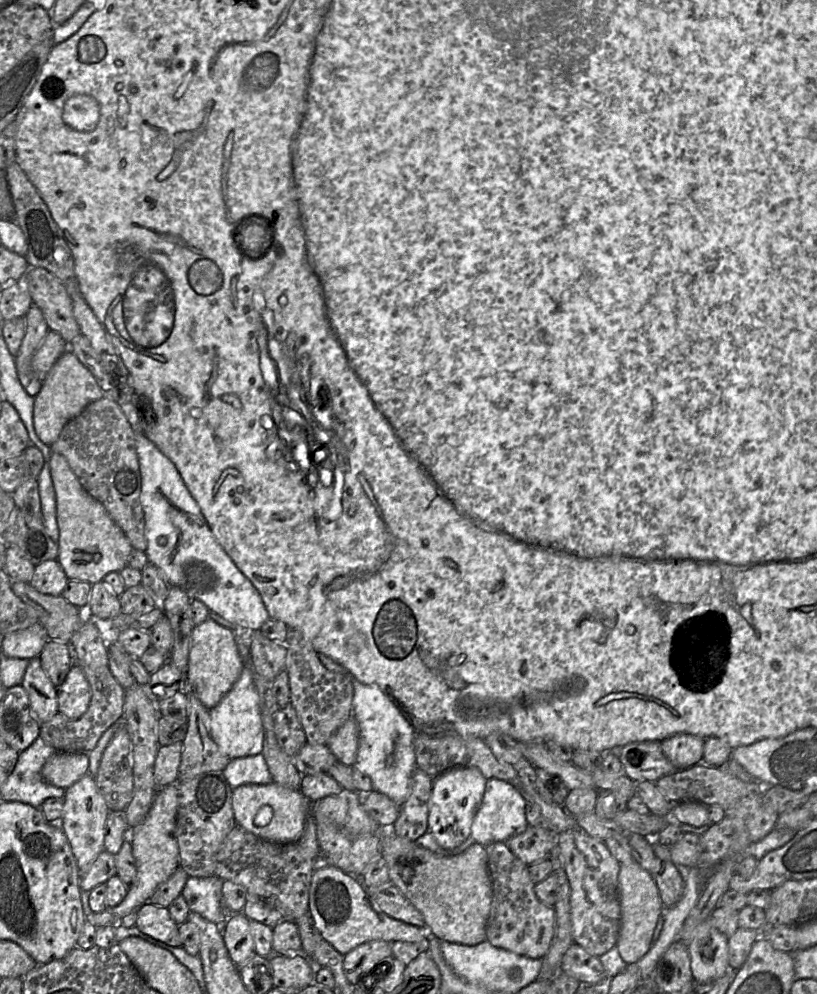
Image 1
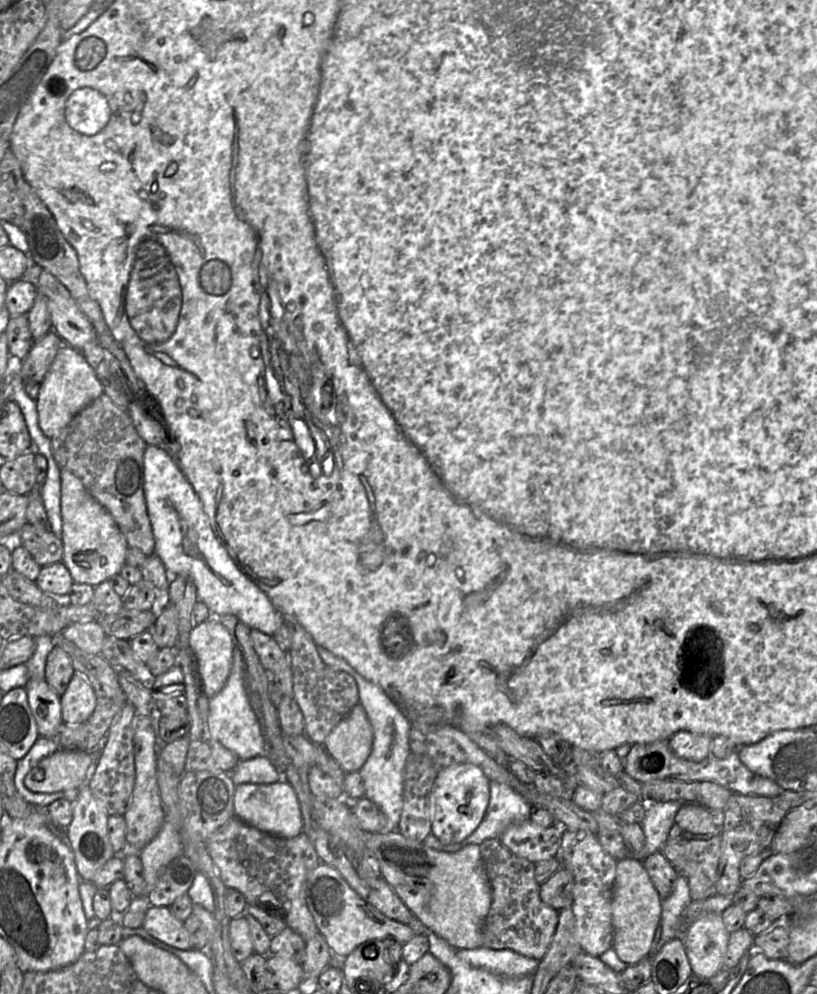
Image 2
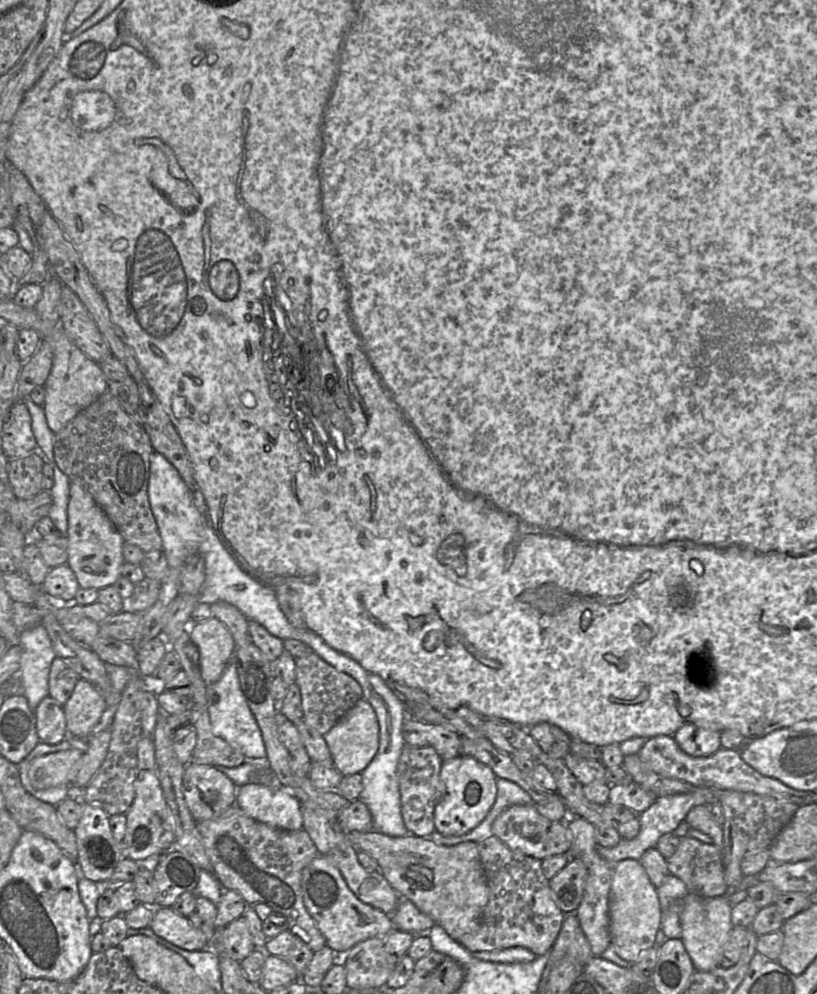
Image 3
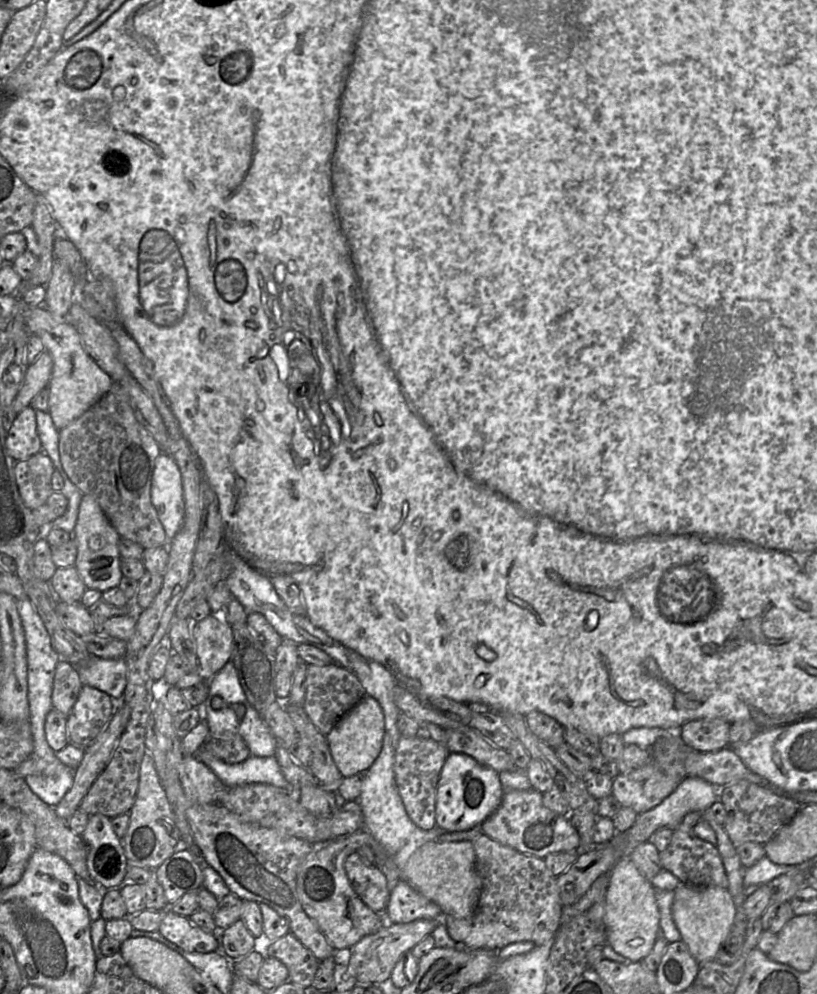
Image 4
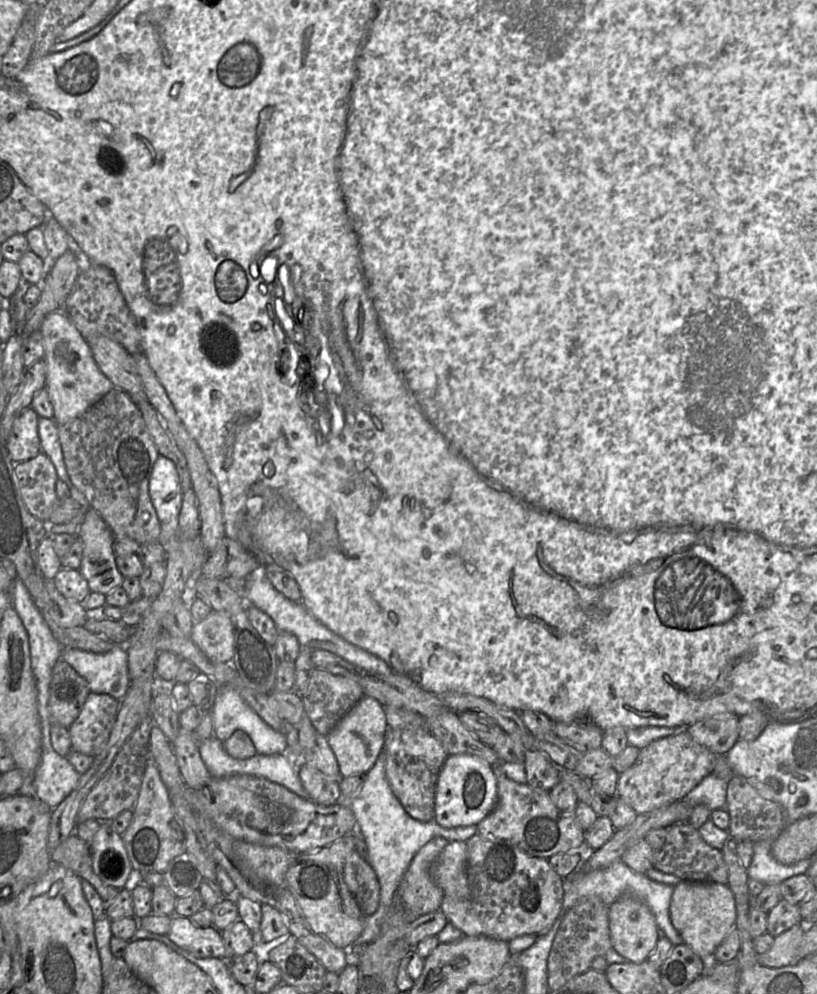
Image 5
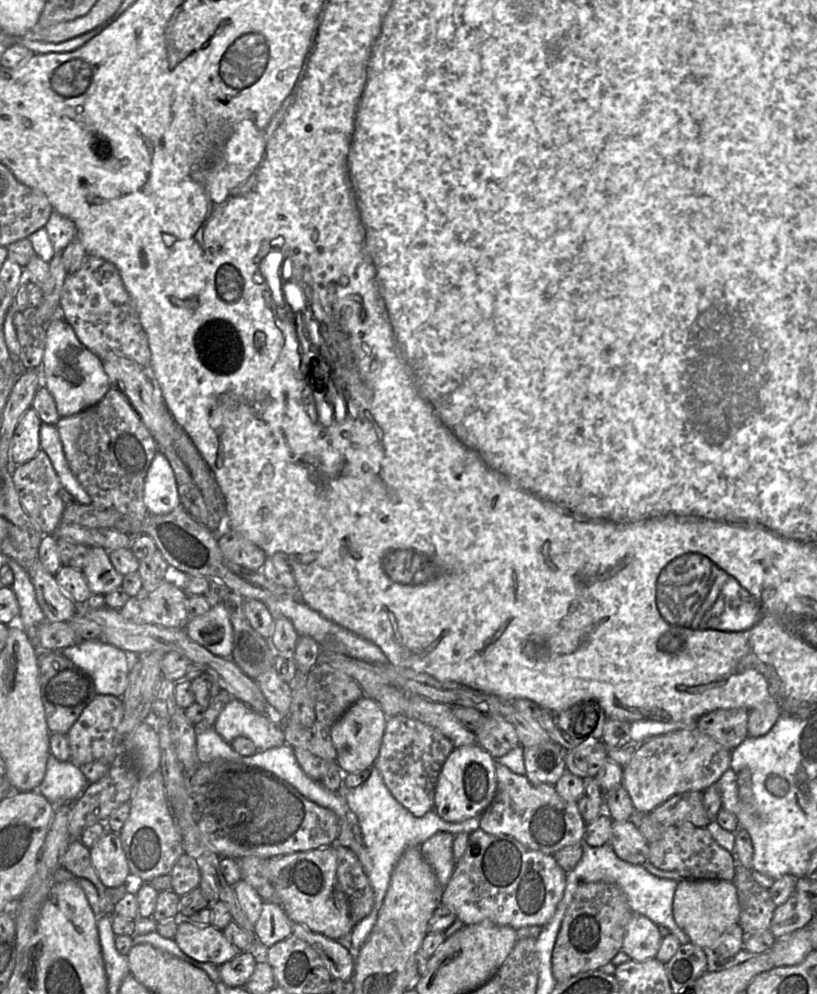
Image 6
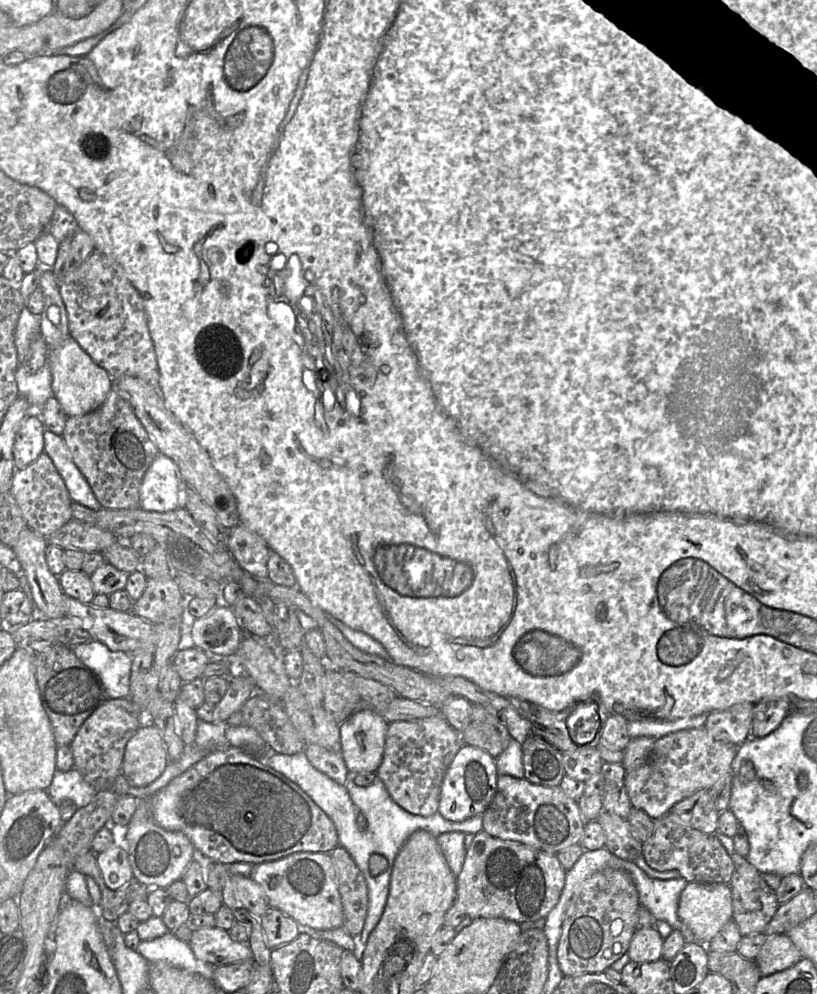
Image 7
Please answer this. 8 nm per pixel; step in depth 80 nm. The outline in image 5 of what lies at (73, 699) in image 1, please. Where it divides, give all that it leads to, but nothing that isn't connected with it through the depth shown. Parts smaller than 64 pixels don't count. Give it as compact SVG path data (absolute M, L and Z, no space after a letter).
M91 692L69 729L72 750L96 756L107 743L120 707L109 694Z

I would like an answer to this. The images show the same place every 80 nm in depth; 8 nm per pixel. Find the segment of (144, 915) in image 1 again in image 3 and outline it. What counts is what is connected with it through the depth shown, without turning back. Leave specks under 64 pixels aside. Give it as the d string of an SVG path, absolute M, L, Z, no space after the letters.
M171 907L155 910L149 928L156 935L187 951L203 950L211 944L200 929L195 928L187 917Z

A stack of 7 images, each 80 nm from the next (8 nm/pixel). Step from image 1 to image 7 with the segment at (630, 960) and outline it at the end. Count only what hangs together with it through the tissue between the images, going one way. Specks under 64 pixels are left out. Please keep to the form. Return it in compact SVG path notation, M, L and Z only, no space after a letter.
M638 927L634 932L626 954L632 962L657 961L662 958L663 942L664 939L656 927Z

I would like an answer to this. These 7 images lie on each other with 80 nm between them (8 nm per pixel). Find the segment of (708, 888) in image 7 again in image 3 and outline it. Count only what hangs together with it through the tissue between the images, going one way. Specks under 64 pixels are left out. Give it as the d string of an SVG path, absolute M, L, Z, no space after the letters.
M688 892L680 914L681 940L696 971L709 971L720 965L724 948L732 932L732 905L722 896L704 897Z

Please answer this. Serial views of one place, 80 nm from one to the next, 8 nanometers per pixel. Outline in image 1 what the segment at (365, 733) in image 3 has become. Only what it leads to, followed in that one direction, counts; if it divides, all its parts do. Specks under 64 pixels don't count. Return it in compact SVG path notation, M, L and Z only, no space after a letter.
M351 715L345 723L331 736L327 747L337 761L352 767L355 764L359 743L359 727Z

